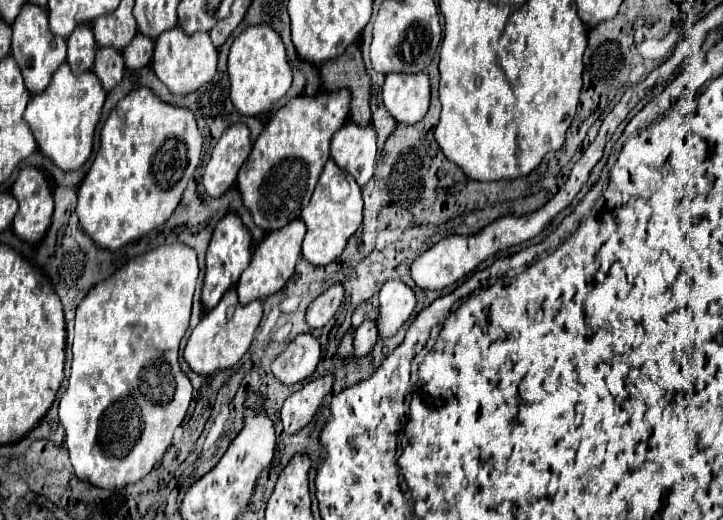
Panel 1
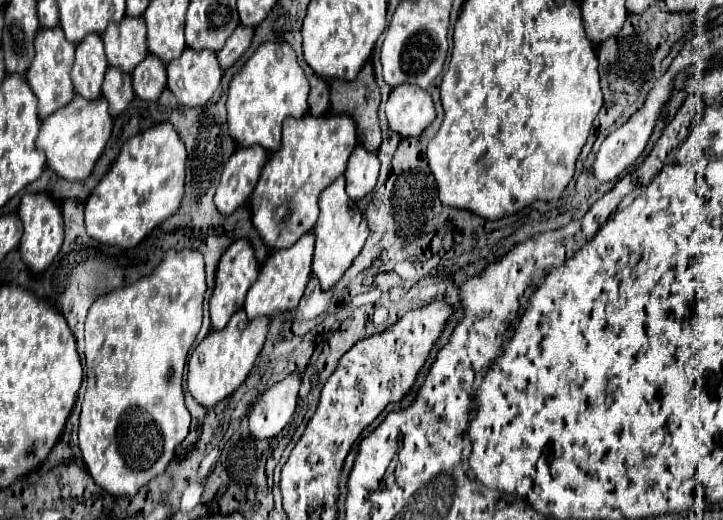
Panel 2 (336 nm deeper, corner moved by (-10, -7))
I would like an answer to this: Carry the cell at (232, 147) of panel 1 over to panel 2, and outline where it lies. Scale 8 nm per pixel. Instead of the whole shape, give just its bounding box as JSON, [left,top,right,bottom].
[214,147,268,215]

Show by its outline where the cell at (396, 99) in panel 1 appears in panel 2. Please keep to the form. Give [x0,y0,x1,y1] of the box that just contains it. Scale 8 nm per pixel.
[386,87,436,137]

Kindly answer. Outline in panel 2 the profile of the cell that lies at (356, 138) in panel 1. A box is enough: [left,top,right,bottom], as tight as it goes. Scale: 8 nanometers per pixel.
[344,145,380,201]

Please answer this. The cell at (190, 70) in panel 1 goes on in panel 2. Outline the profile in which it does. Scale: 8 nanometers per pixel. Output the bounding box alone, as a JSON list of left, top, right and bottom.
[168,47,222,105]

